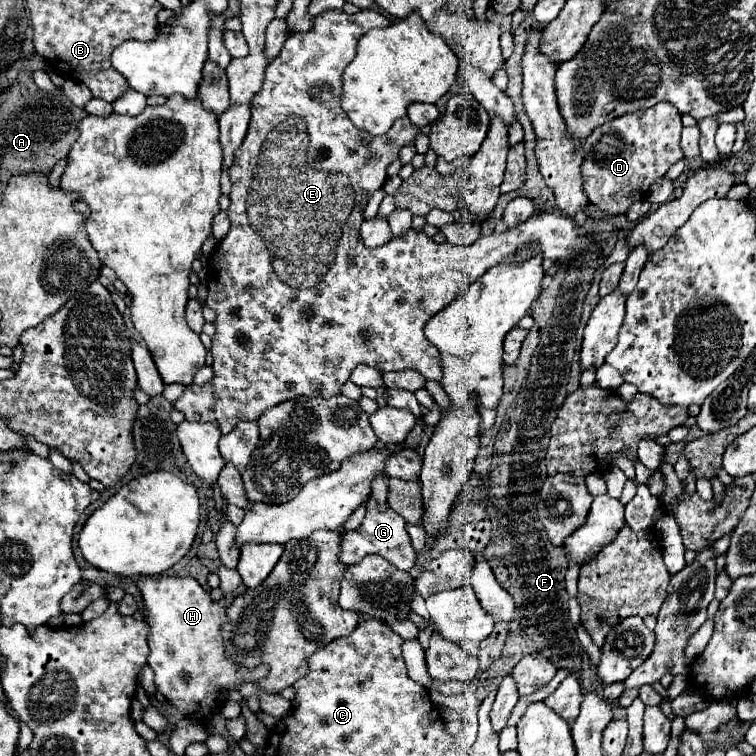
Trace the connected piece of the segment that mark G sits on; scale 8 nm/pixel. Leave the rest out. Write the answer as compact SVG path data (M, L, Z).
M375 499L367 501L367 515L365 515L363 525L357 531L343 533L339 559L345 565L357 565L357 563L363 561L363 557L367 557L371 553L381 555L383 559L387 559L389 563L393 563L401 571L409 571L415 565L415 559L417 559L417 553L411 545L407 531L405 531L405 519L401 515L397 515L393 509L379 511L377 505L375 505Z

